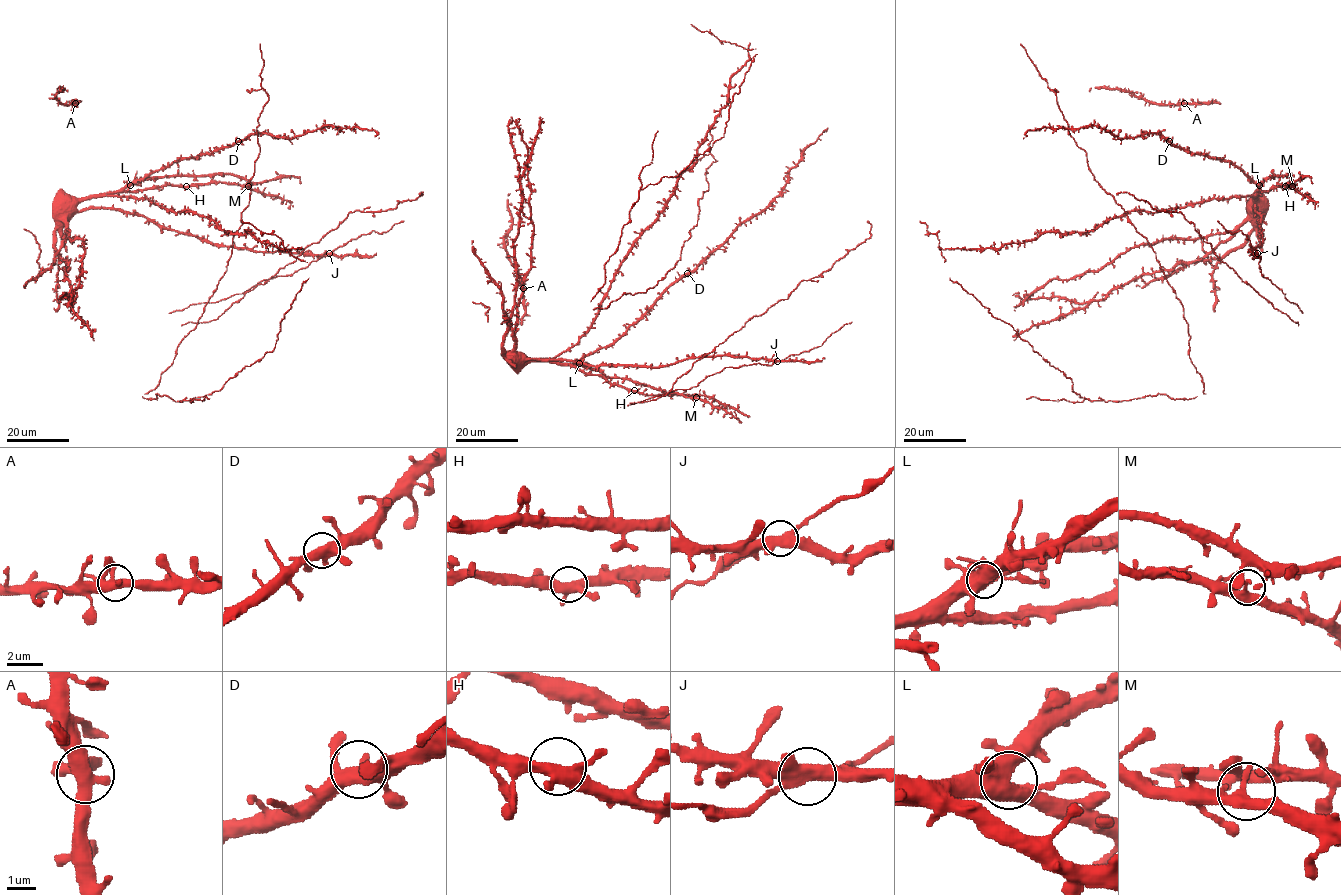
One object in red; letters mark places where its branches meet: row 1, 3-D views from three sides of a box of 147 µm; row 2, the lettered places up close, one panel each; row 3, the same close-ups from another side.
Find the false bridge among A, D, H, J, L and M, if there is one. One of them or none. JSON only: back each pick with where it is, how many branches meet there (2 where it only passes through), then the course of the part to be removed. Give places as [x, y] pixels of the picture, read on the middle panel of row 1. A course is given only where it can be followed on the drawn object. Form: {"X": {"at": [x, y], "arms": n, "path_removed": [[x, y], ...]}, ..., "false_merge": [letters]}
{"false_merge": []}

